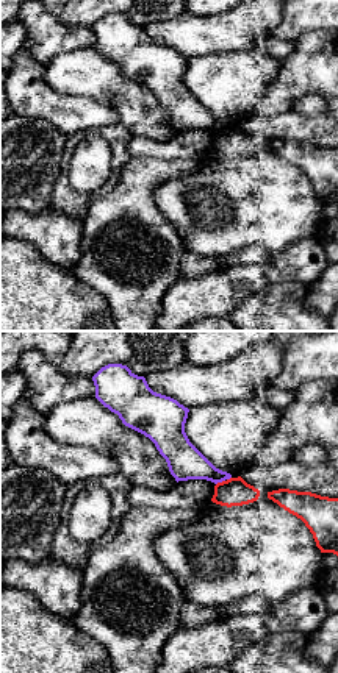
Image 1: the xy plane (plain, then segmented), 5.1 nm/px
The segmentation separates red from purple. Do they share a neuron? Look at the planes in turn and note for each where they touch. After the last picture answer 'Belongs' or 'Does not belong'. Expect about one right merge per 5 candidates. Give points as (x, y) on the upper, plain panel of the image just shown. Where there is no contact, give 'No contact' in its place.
Touches red at (219, 133)

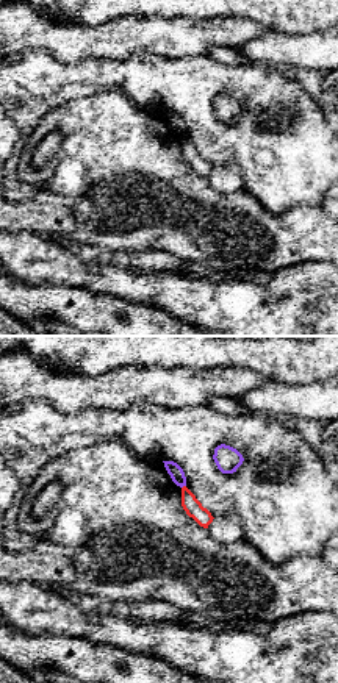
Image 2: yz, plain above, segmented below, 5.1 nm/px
Touches red at (183, 136)

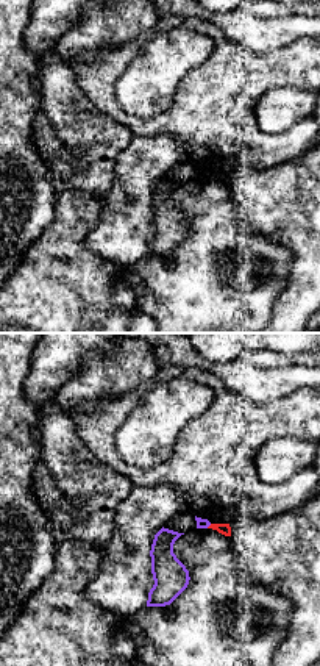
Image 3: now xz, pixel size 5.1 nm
Touches red at (209, 175)

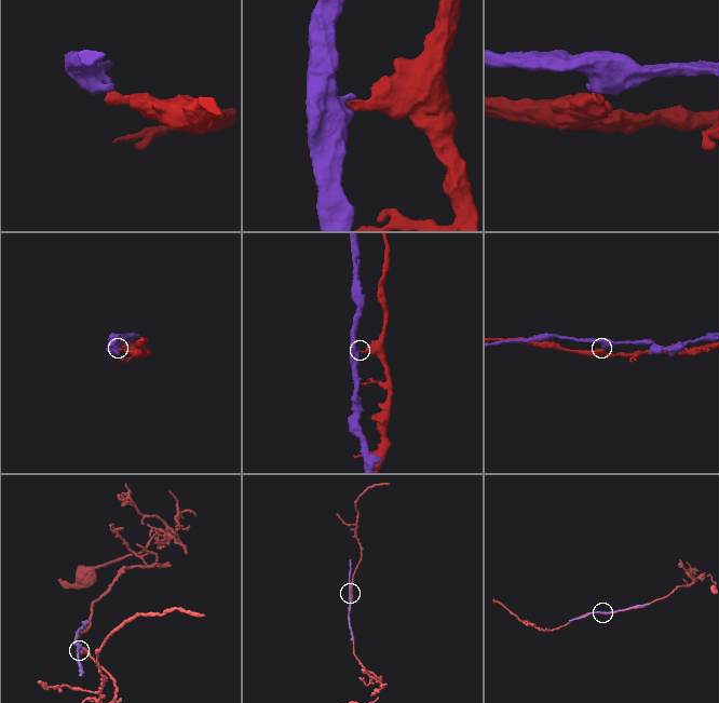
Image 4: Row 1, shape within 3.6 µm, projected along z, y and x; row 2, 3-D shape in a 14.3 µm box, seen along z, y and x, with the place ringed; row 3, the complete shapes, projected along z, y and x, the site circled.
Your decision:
Does not belong

